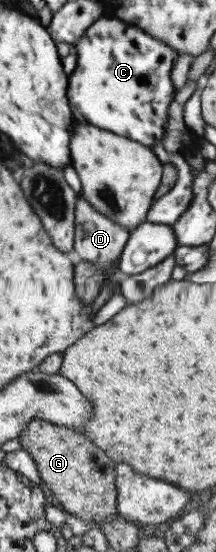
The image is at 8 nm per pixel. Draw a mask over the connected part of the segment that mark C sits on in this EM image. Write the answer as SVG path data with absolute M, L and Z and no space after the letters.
M104 16L89 24L89 28L85 28L83 36L72 45L72 48L77 64L68 77L66 96L77 117L101 130L127 137L149 148L161 144L161 139L165 135L167 109L175 94L169 72L174 60L177 59L177 54L161 40L155 40L153 36L141 32L141 28L127 24L123 20Z

